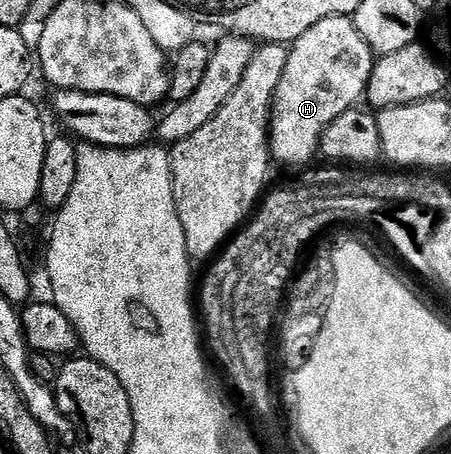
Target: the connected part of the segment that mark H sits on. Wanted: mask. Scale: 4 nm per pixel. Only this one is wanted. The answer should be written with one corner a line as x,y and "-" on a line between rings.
346,17
322,19
322,23
314,23
314,27
310,27
310,31
306,31
306,35
302,35
297,41
291,42
286,59
286,71
283,73
282,79
278,79
278,87
274,91
274,99
272,100
272,116
268,123
268,144
271,160
273,162
281,161
284,165
310,164
312,156
315,158
320,152
320,140
326,131
326,127
330,127
330,123
334,123
334,119
338,119
338,115
342,115
348,109
357,108
361,104
362,98
368,91
368,80
372,74
373,64
374,55
370,51
370,47
364,42
362,35
358,35
352,20

